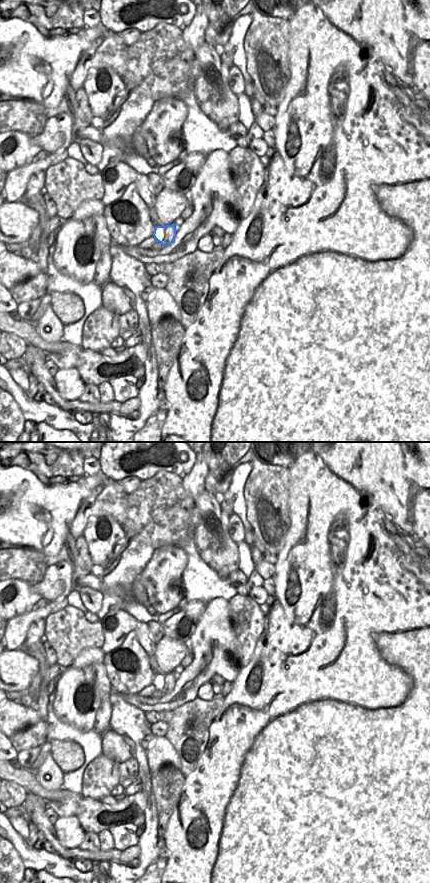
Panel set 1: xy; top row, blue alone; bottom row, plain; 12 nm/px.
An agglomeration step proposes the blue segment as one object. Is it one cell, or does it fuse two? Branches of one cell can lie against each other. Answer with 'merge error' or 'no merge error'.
merge error

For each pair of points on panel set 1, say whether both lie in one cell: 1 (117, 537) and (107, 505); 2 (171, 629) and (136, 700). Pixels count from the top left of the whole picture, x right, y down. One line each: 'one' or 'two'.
1: two
2: two

